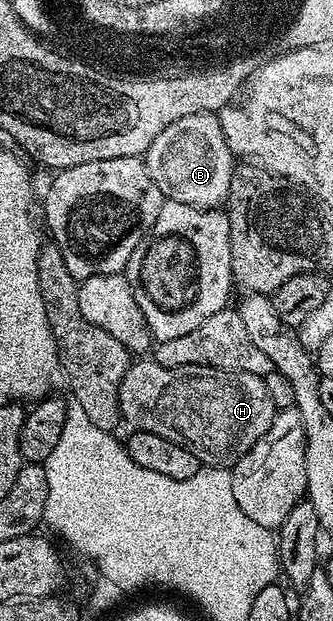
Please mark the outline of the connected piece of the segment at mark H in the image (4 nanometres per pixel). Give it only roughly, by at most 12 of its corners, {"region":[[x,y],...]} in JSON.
{"region":[[138,358],[131,429],[237,464],[272,426],[263,377]]}

